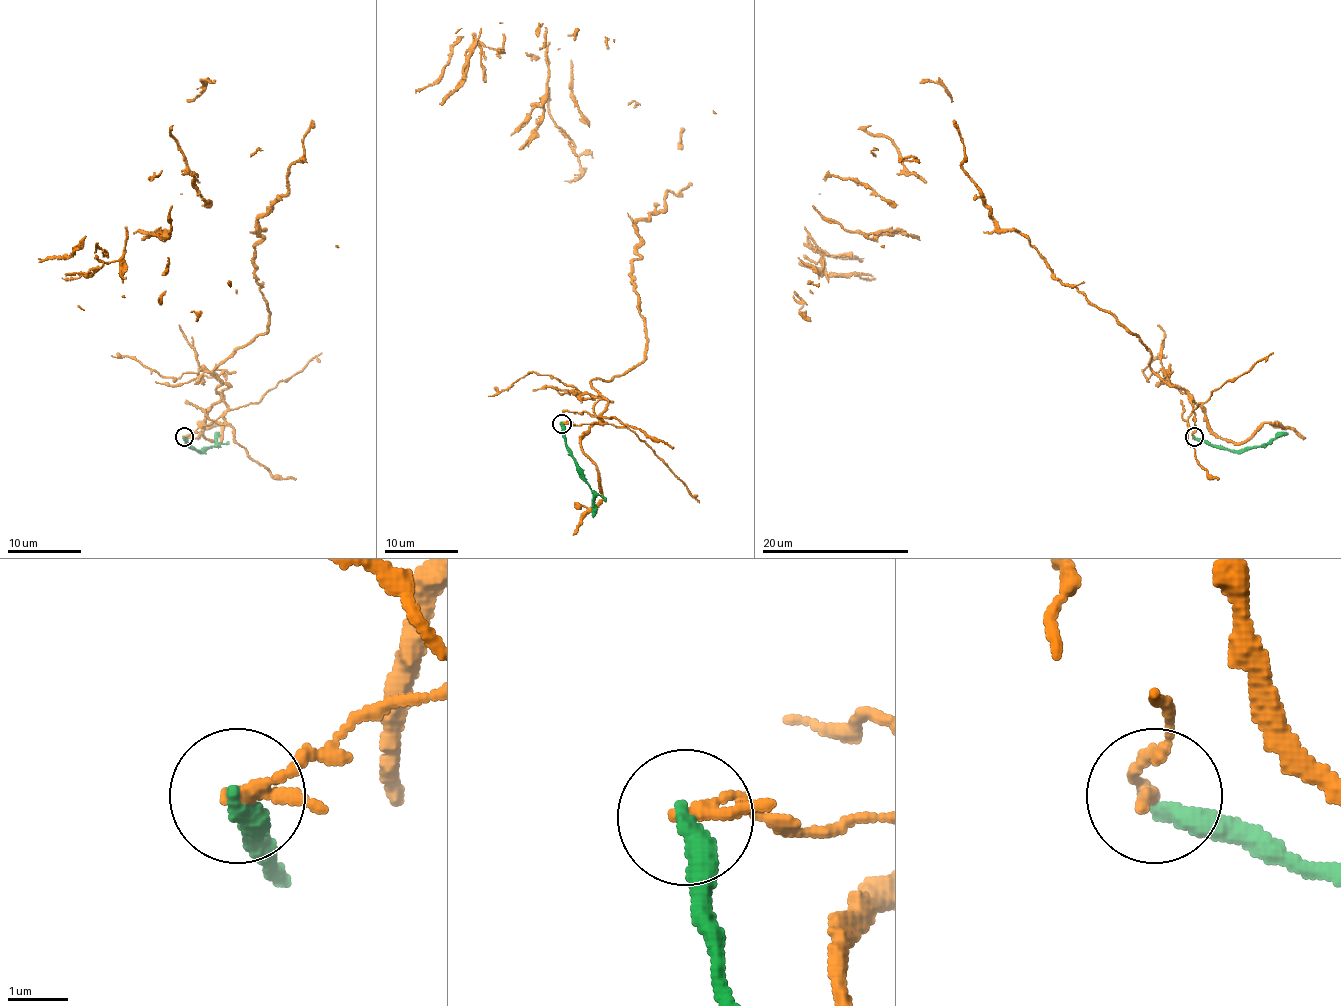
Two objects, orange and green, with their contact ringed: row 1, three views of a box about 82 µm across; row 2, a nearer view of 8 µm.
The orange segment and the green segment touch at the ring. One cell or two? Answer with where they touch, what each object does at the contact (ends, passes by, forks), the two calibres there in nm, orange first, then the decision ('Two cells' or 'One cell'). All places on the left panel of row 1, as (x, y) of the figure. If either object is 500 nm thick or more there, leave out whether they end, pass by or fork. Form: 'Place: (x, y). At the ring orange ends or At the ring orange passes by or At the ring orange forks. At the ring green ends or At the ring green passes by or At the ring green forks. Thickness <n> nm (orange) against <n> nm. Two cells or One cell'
Place: (184, 437). At the ring orange passes by. At the ring green ends. Thickness 180 nm (orange) against 320 nm. Two cells

